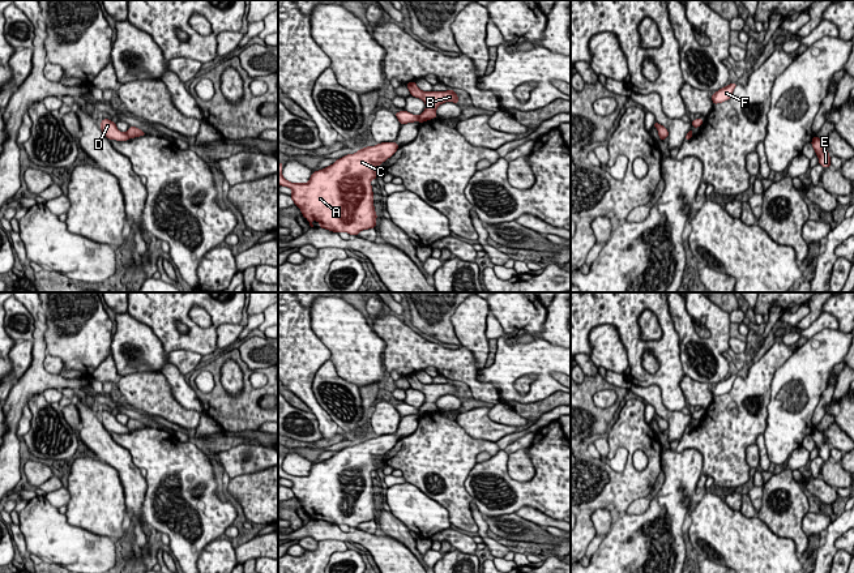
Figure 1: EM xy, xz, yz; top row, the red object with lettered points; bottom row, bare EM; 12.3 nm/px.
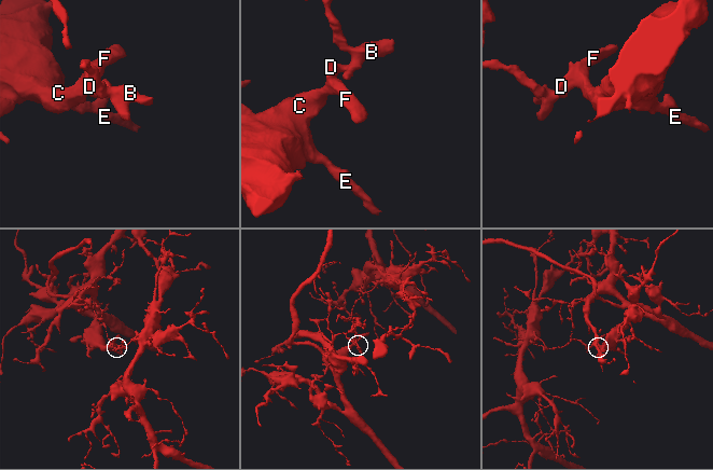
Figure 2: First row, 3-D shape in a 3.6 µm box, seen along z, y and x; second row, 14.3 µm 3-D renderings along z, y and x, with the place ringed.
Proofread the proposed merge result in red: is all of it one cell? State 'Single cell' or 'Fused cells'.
Fused cells

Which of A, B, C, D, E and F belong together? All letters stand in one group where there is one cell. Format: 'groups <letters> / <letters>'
groups A C D E F / B

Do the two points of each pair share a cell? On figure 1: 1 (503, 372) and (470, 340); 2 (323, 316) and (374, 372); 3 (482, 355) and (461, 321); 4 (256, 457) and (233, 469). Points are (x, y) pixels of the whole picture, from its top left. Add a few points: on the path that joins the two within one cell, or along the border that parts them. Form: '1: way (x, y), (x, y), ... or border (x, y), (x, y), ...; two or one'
1: border (485, 366), (479, 371); two
2: way (337, 330), (354, 347), (359, 358); one
3: way (479, 347), (469, 329); one
4: way (251, 458), (238, 464); one

